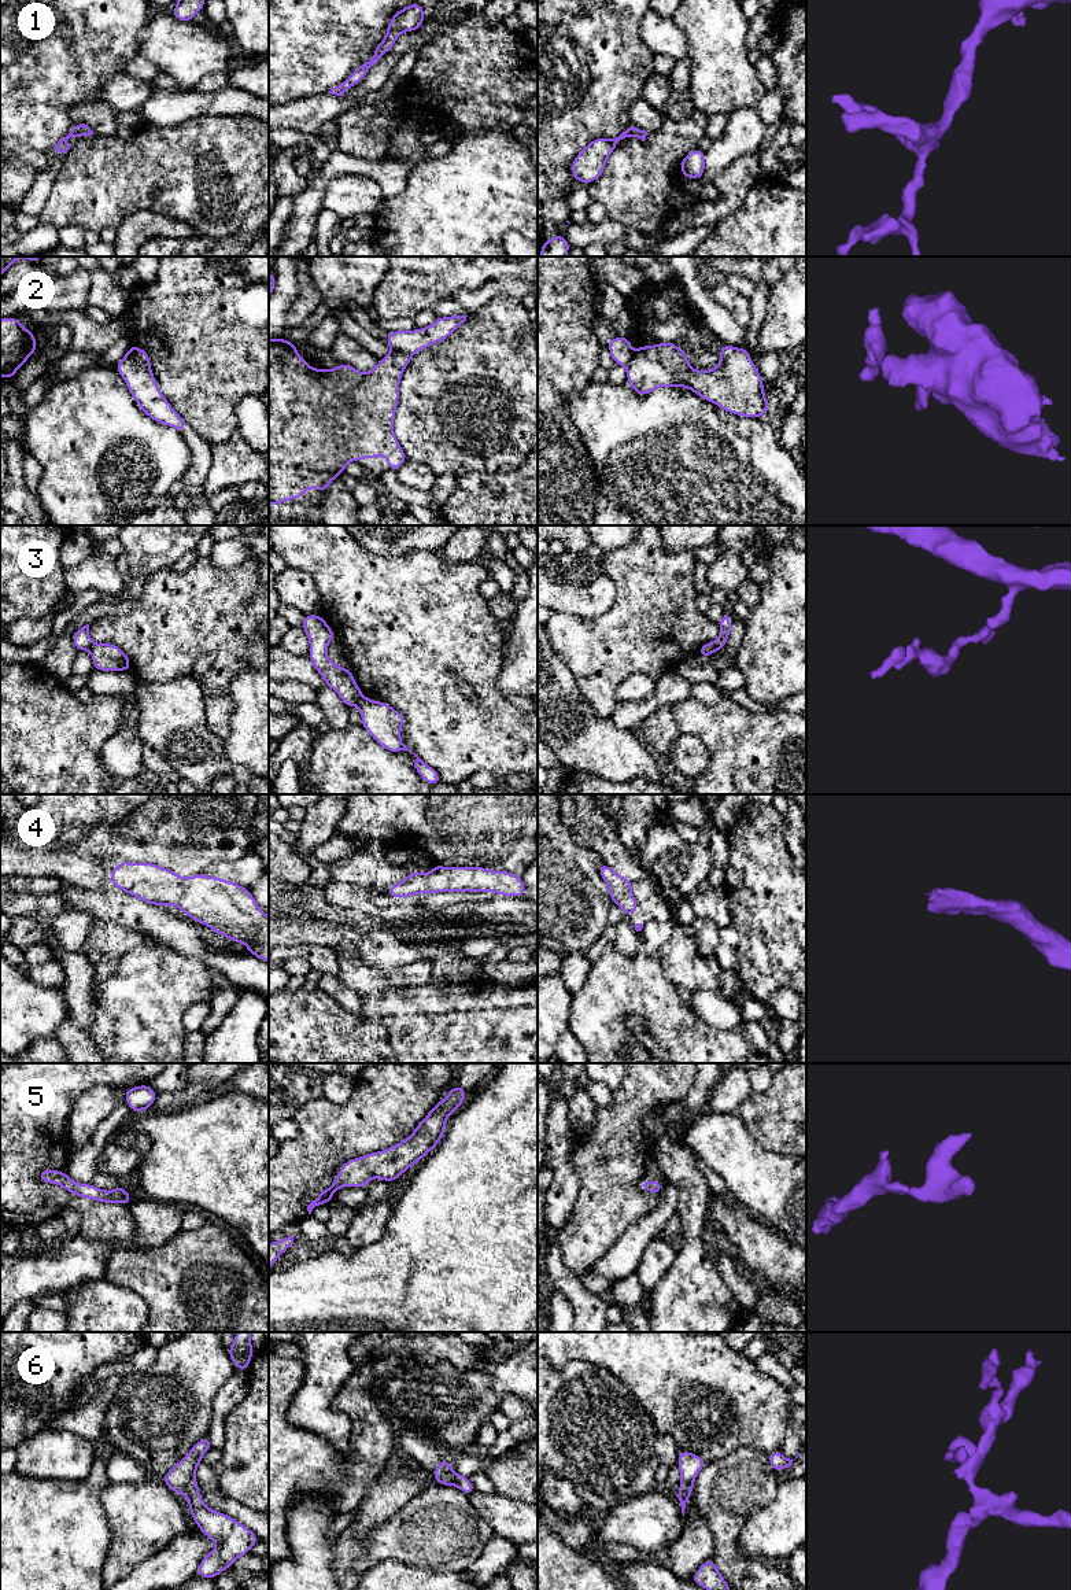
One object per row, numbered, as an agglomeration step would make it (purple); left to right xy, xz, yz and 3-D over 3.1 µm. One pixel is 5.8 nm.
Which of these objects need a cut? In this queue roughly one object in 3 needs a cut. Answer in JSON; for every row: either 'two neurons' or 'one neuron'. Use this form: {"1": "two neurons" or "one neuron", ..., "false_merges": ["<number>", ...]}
{"1": "one neuron", "2": "two neurons", "3": "two neurons", "4": "one neuron", "5": "one neuron", "6": "two neurons", "false_merges": ["2", "3", "6"]}

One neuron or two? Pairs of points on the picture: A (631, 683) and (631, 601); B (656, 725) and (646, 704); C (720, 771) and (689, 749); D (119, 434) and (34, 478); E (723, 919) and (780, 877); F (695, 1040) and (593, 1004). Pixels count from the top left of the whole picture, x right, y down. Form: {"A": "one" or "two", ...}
{"A": "two", "B": "two", "C": "two", "D": "two", "E": "two", "F": "one"}

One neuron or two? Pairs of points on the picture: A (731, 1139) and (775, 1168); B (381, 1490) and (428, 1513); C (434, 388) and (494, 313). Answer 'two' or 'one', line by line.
A: one
B: two
C: one

